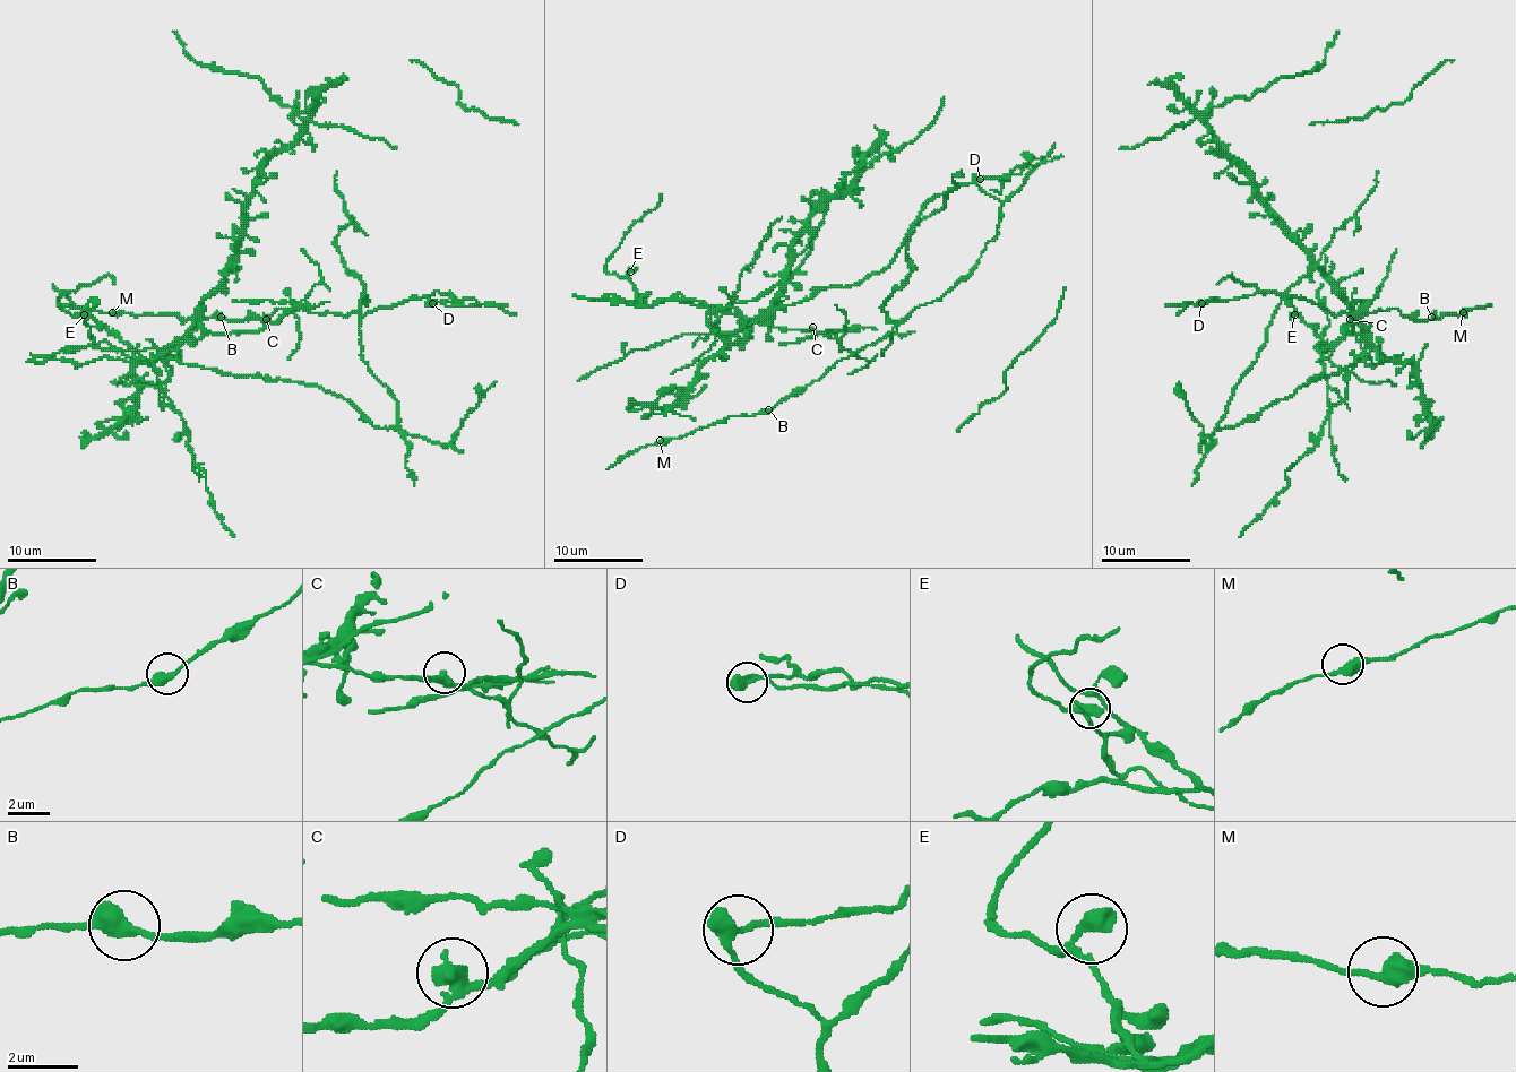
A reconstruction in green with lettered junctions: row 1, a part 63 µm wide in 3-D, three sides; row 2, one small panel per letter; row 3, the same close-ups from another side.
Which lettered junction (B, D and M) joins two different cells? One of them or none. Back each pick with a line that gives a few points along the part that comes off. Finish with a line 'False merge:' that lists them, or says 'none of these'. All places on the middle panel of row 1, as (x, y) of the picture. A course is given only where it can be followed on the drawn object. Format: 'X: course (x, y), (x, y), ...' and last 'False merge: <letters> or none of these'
False merge: D

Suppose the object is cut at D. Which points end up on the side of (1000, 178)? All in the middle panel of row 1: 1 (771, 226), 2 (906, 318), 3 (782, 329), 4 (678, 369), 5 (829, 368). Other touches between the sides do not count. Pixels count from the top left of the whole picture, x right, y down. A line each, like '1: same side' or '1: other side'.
1: same side
2: other side
3: same side
4: same side
5: other side

